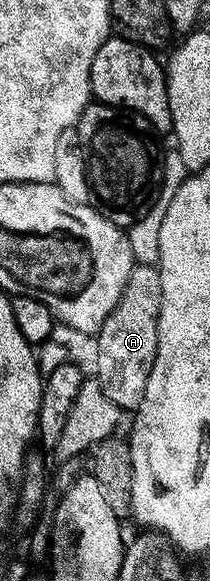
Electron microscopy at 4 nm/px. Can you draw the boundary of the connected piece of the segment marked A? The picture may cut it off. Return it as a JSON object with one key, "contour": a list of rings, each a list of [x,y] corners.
{"contour":[[[135,265],[116,308],[112,308],[108,320],[104,320],[98,329],[98,355],[94,358],[94,366],[98,369],[96,381],[104,396],[108,396],[108,400],[112,400],[112,404],[116,404],[123,412],[137,410],[140,400],[144,400],[148,372],[152,372],[152,364],[156,360],[161,303],[162,289],[157,265]]]}

